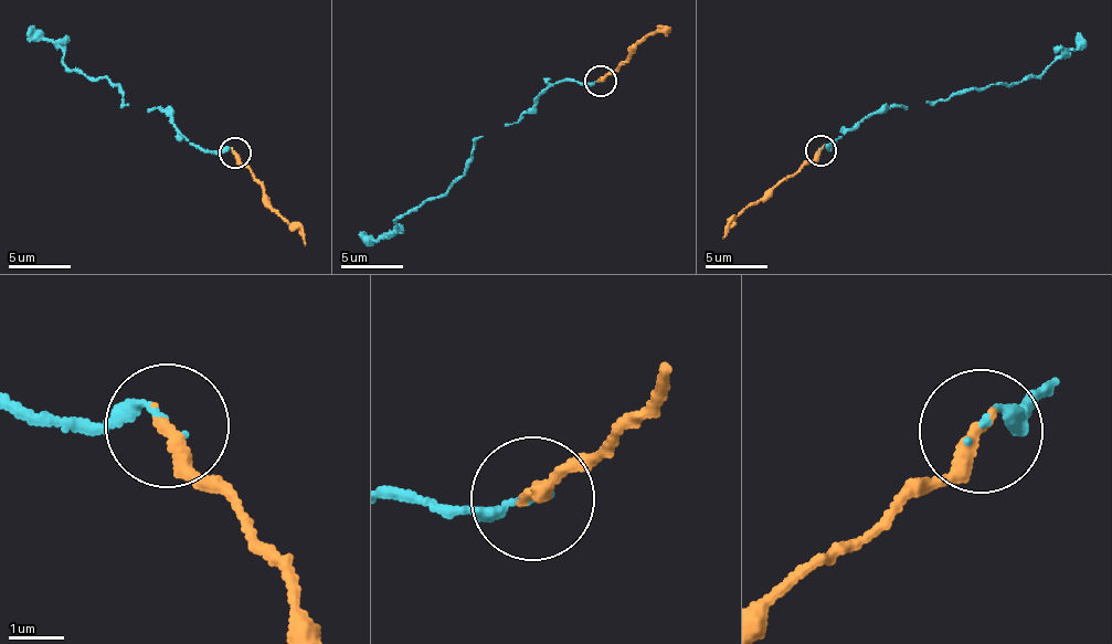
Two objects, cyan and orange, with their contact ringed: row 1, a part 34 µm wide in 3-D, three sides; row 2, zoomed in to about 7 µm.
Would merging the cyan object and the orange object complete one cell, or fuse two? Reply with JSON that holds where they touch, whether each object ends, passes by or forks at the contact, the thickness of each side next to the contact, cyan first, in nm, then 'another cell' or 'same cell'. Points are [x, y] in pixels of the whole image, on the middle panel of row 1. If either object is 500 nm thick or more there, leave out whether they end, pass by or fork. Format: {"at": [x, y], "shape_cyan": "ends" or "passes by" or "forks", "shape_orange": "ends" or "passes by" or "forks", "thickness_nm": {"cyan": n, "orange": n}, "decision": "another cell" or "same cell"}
{"at": [600, 81], "shape_cyan": "ends", "shape_orange": "ends", "thickness_nm": {"cyan": 110, "orange": 320}, "decision": "another cell"}

